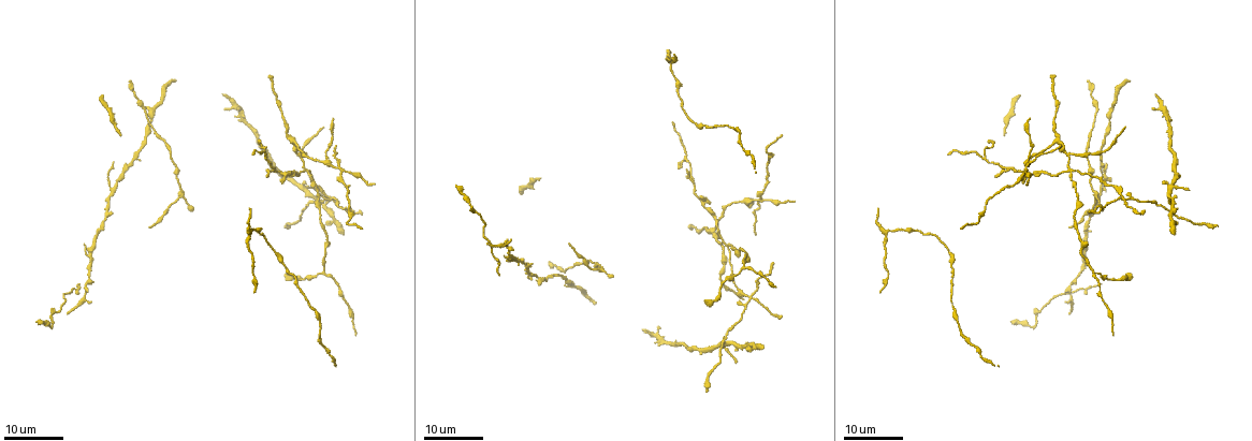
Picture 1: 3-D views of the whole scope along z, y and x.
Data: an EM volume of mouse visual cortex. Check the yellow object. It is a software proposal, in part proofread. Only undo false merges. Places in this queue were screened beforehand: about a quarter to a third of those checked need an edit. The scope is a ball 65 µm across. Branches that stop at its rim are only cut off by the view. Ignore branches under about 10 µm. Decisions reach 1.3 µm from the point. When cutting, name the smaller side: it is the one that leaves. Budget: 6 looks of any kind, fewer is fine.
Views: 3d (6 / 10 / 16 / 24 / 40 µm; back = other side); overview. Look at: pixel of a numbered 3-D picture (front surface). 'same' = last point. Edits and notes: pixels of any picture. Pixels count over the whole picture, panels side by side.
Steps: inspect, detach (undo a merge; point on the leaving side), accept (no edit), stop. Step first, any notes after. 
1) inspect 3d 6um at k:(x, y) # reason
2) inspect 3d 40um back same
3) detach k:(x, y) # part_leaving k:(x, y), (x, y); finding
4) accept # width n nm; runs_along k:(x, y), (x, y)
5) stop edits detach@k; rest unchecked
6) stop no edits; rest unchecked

inspect 3d 24um at 1:(729, 245) # four-way junction

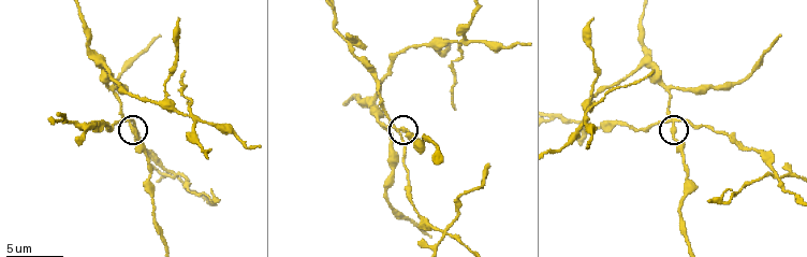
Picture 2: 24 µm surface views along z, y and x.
inspect 3d 10um at 2:(399, 127)

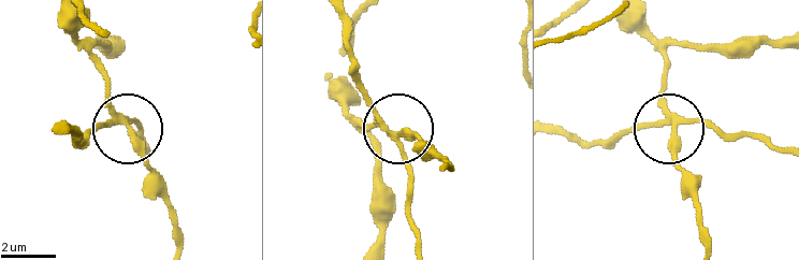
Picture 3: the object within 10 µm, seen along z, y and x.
detach 3:(96, 124) # width 230 nm; part_leaving 3:(389, 133), (410, 179), (417, 242); two neurons meet here

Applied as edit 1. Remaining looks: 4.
inspect 3d 10um at 2:(642, 64) # two arms in line, one across

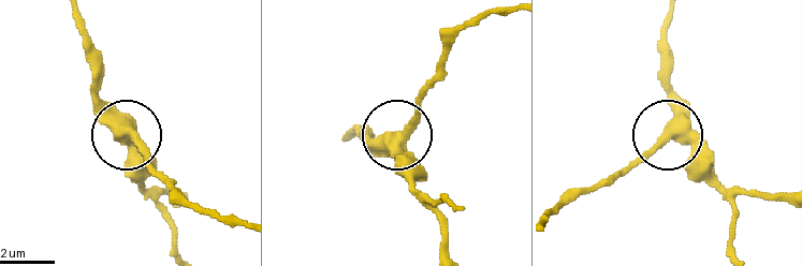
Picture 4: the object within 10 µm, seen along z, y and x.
accept # side_arm 13 um; one neuron here

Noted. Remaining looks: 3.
inspect 3d 24um at 1:(86, 294) # two arms in line, one across

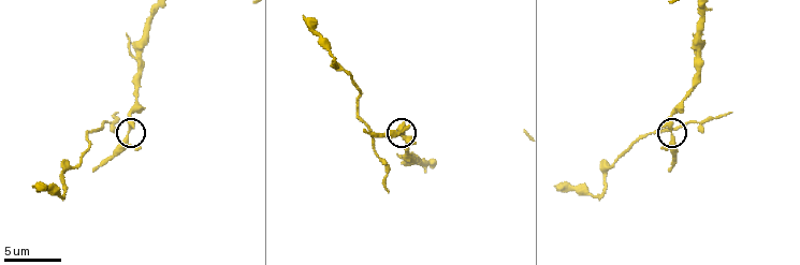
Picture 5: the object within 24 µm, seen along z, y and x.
inspect 3d 10um at 5:(128, 132)

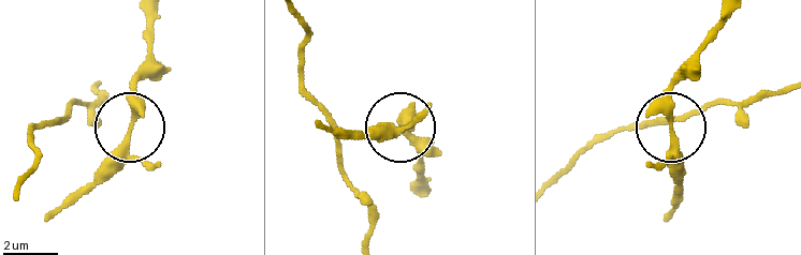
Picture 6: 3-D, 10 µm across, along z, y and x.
accept # arms 3; runs_along 6:(724, 15), (671, 91), (671, 147), (689, 119); one neuron here

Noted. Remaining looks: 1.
stop edits detach@3; rest unchecked

